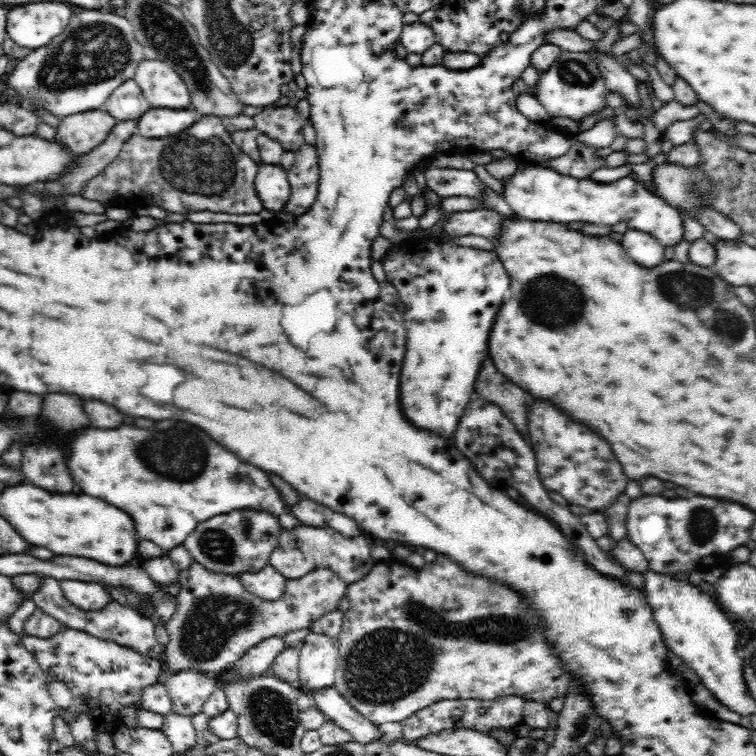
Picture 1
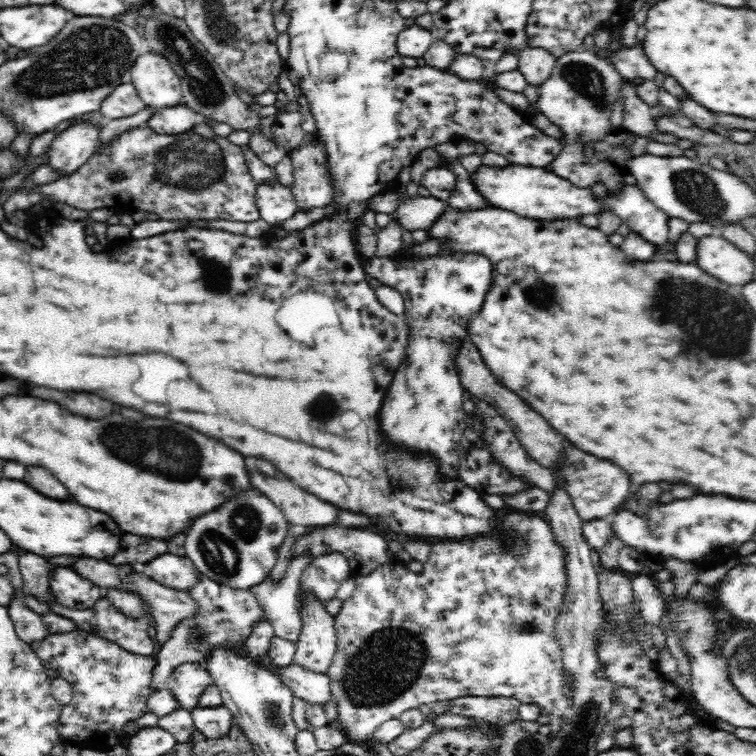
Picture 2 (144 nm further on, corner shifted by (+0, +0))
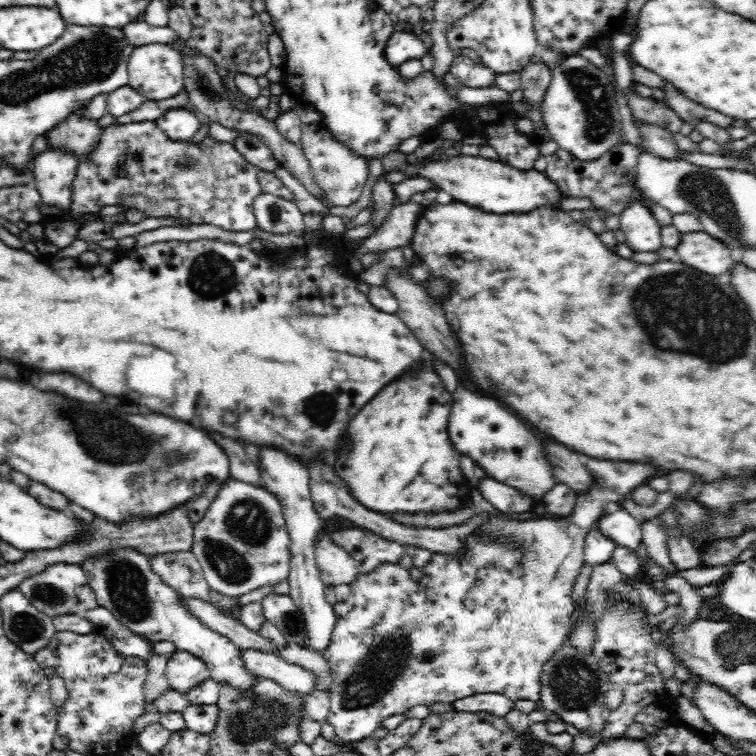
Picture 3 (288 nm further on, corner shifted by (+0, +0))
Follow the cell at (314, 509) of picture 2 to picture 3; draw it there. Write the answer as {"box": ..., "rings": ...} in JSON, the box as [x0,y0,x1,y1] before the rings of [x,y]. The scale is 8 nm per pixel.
{"box":[204,430,264,486],"rings":[[[204,430],[212,440],[216,440],[224,454],[228,456],[230,460],[230,480],[242,480],[242,482],[248,482],[248,484],[256,484],[256,486],[264,486],[260,480],[260,472],[258,472],[258,466],[256,462],[250,460],[250,456],[246,456],[244,448],[240,442],[236,442],[234,438],[230,436],[222,436],[220,432],[216,430]]]}

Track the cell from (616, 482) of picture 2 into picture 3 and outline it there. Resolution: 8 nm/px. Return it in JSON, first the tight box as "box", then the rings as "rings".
{"box":[322,456,658,744],"rings":[[[582,456],[584,466],[588,466],[588,472],[594,476],[594,486],[586,492],[586,494],[578,494],[576,498],[576,508],[568,518],[562,520],[554,520],[552,524],[548,524],[546,520],[534,520],[534,522],[512,522],[512,520],[498,520],[498,518],[488,518],[474,534],[470,534],[468,542],[466,542],[466,556],[456,558],[456,556],[440,556],[434,554],[432,560],[428,562],[428,566],[424,568],[424,578],[422,582],[414,584],[410,580],[410,572],[400,568],[398,564],[384,564],[378,566],[376,570],[372,570],[370,574],[360,574],[356,582],[348,584],[350,586],[350,598],[346,602],[336,602],[334,604],[334,614],[336,614],[336,624],[332,630],[332,638],[330,644],[322,650],[324,658],[328,660],[330,668],[332,668],[332,706],[330,712],[326,714],[324,722],[330,724],[336,732],[336,738],[356,744],[362,742],[364,738],[370,738],[386,718],[392,718],[394,714],[404,714],[408,708],[424,704],[428,708],[432,708],[434,704],[442,702],[442,704],[454,704],[456,700],[462,698],[470,698],[474,694],[506,694],[510,700],[532,700],[532,702],[540,702],[540,672],[542,672],[542,664],[546,660],[550,660],[550,656],[556,652],[556,648],[560,648],[570,630],[572,630],[572,614],[576,612],[576,604],[570,600],[570,590],[572,584],[578,576],[578,570],[584,566],[582,554],[584,554],[584,546],[586,546],[586,536],[592,528],[596,528],[596,522],[608,512],[606,506],[616,506],[618,500],[622,500],[626,494],[630,494],[636,486],[644,486],[644,482],[654,476],[658,472],[658,468],[654,464],[648,462],[608,462],[608,460],[594,460],[594,458],[586,458]]]}

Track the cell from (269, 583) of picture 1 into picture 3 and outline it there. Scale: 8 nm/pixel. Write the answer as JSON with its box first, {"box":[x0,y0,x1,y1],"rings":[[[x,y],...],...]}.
{"box":[262,594,306,648],"rings":[[[290,594],[266,596],[262,600],[264,616],[282,632],[286,644],[298,644],[306,648],[306,620]]]}

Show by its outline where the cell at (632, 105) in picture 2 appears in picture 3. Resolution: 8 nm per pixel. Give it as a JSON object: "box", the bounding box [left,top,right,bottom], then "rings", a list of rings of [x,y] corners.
{"box":[638,124,682,160],"rings":[[[642,124],[638,126],[638,130],[642,132],[642,152],[650,152],[664,160],[682,160],[682,150],[676,144],[676,134],[654,124]]]}

